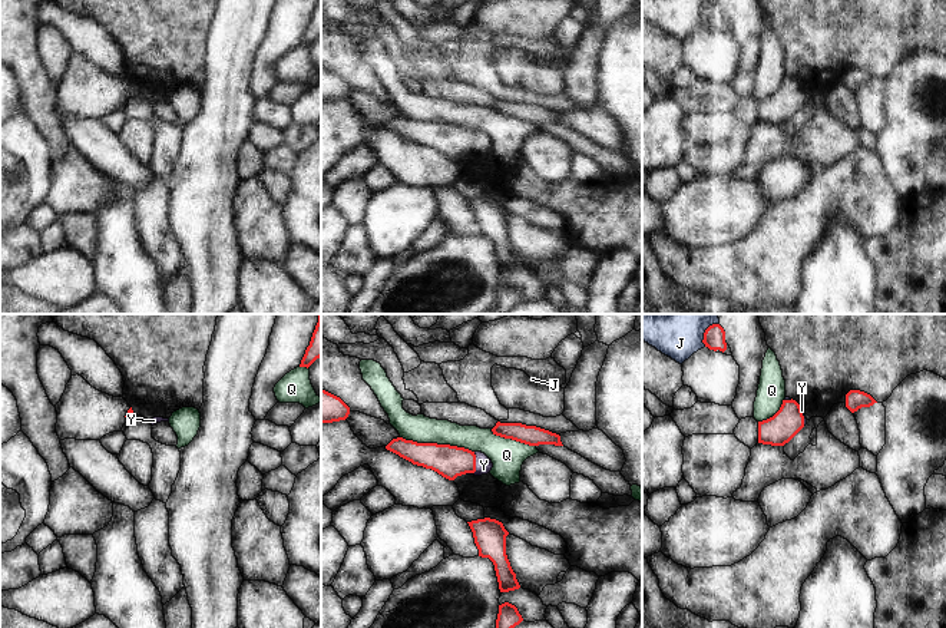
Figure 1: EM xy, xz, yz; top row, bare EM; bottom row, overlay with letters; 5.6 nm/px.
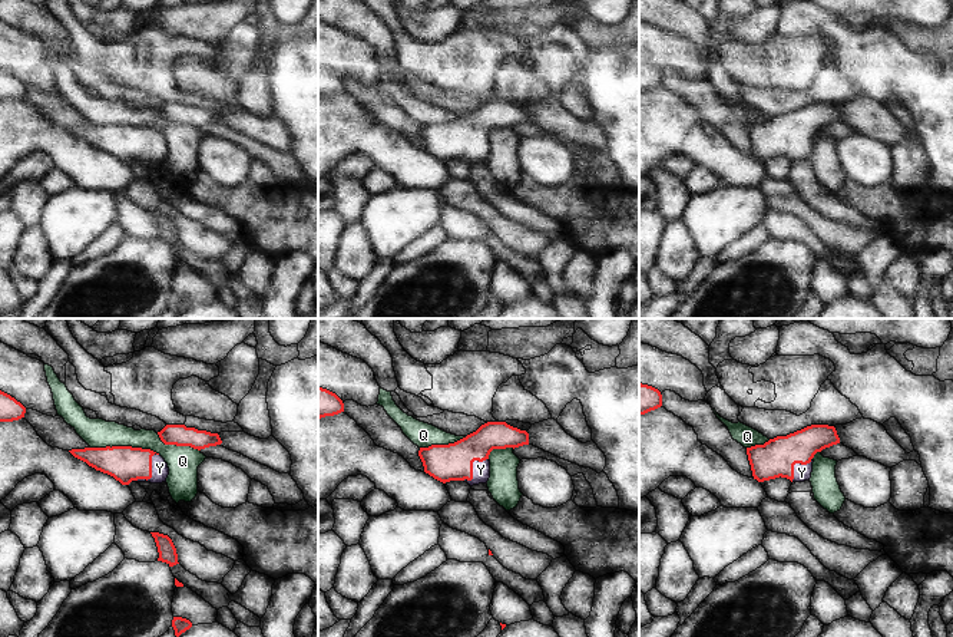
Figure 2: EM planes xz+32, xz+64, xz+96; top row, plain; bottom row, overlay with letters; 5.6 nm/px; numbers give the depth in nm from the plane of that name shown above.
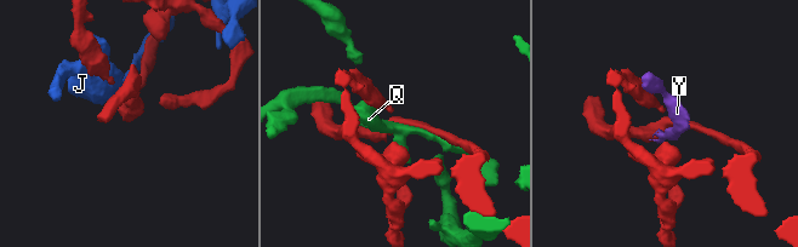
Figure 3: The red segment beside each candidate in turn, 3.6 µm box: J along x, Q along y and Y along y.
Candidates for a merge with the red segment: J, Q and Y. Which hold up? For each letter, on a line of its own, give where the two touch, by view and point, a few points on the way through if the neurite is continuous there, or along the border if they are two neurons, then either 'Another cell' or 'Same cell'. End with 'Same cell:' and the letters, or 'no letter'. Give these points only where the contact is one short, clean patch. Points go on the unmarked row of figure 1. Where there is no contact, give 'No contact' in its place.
J: Touches red at yz (705, 10). Another cell
Q: Touches red at xz (436, 122). Another cell
Y: Touches red at xz (475, 145). Path across: xz (447, 139), (475, 145), (483, 144). Same cell
Same cell: Y.

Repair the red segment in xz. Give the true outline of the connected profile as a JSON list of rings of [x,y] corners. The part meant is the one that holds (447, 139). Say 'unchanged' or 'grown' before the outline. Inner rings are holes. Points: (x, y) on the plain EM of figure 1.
grown | [[[397,116],[386,128],[413,143],[431,148],[449,159],[462,153],[487,153],[493,146],[484,132],[450,123],[417,122]]]

